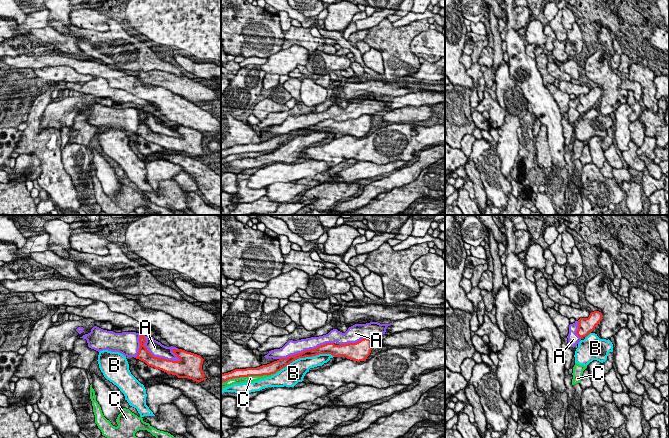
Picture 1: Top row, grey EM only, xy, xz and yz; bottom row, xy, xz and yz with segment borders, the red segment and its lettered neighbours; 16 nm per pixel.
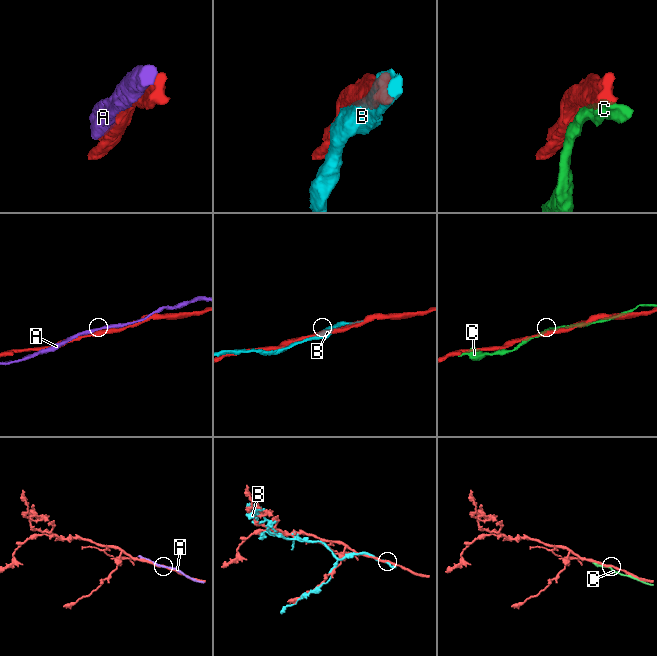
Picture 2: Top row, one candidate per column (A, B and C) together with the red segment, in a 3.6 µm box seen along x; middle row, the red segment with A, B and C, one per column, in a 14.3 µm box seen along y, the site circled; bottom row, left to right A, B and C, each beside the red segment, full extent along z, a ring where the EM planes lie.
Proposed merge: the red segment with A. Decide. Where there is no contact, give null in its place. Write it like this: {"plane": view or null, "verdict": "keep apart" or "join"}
{"plane": "xy", "verdict": "keep apart"}

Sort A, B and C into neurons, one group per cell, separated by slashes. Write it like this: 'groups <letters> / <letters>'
groups A / B / C

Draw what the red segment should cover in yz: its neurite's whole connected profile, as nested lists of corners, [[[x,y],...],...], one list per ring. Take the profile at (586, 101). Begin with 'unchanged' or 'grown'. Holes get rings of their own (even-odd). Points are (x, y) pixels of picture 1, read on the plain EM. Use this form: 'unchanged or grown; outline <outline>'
unchanged; outline [[[599,87],[591,88],[588,94],[578,96],[578,106],[576,110],[580,113],[587,113],[602,96],[602,89]]]

